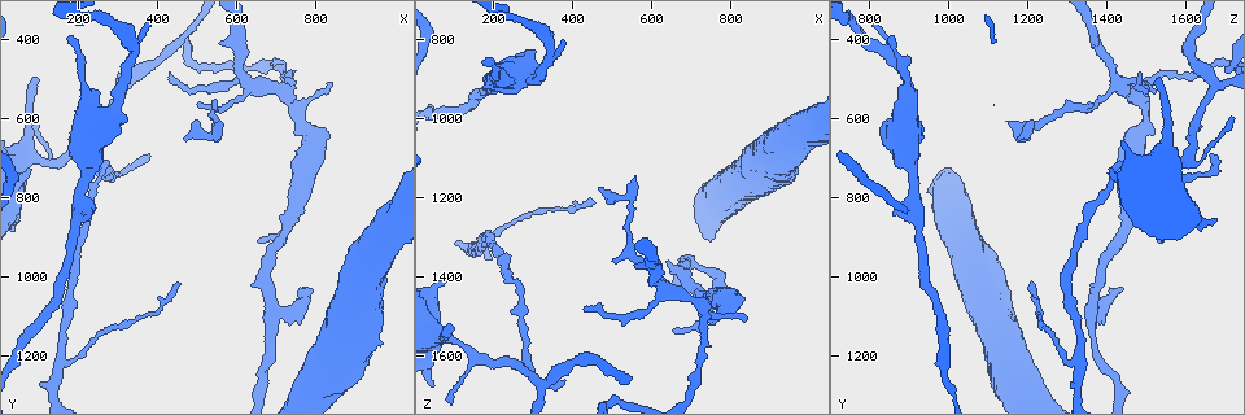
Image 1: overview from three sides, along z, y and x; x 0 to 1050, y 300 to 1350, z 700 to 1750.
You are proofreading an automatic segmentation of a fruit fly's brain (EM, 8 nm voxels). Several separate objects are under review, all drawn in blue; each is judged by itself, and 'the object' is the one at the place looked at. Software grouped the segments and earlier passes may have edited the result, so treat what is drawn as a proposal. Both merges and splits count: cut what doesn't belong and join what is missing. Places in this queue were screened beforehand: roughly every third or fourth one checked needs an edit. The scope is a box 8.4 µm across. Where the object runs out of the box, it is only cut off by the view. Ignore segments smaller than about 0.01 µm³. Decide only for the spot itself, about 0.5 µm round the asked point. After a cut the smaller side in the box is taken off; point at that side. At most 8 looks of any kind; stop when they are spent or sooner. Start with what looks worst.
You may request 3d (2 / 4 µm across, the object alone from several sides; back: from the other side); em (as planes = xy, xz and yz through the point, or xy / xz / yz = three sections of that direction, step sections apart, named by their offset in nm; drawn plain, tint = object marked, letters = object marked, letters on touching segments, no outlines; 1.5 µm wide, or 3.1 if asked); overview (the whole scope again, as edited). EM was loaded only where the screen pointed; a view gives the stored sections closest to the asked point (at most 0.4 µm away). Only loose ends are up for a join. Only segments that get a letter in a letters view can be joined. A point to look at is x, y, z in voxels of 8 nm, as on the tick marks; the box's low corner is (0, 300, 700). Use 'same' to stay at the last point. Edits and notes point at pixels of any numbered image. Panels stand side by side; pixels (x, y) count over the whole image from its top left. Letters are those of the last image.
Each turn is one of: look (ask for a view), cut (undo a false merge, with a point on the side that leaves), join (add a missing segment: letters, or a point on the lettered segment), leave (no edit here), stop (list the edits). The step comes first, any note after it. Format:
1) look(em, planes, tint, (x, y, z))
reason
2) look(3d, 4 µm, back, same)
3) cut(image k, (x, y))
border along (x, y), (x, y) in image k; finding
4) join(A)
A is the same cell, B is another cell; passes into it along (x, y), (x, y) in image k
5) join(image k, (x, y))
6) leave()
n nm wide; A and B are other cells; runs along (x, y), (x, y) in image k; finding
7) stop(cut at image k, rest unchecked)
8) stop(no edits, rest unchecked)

look(em, xz, step 8, tint, (315, 505, 1675))

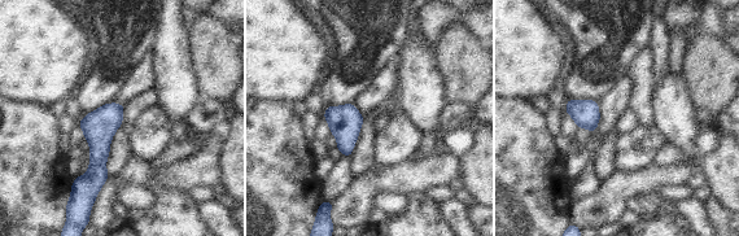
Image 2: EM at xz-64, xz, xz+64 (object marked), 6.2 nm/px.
look(em, planes, tint, same)
cut it another way

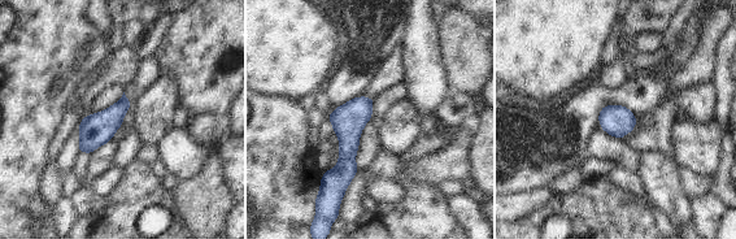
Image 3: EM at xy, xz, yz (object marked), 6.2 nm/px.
look(em, planes, letters, same)
what lies round it

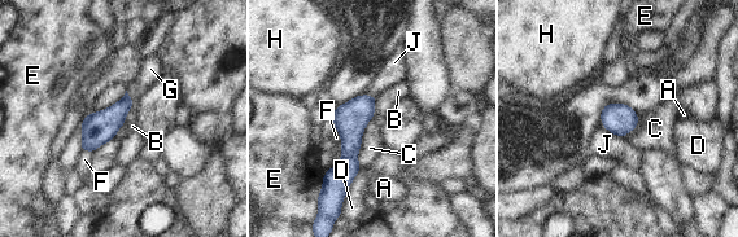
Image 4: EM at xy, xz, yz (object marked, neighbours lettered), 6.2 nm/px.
leave()
A, B, C, D, E, F, G, H and J are other cells; runs along (372, 100), (332, 191) in image 4; continuous, no second neuron

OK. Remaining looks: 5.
look(3d, 4 µm, (735, 535, 1480))
three-way junction

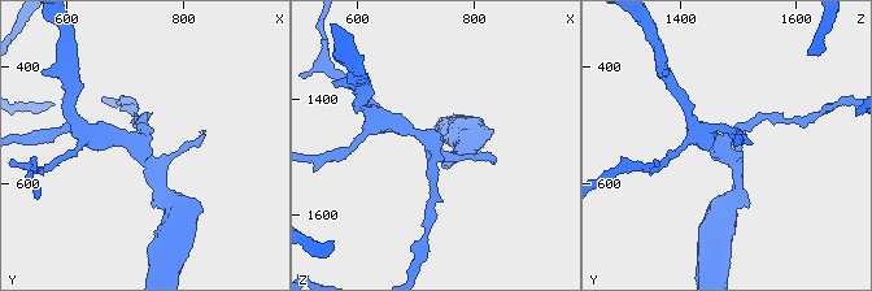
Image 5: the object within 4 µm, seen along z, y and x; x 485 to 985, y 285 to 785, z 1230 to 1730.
look(em, planes, tint, (725, 530, 1480))
3 arms; need the tissue

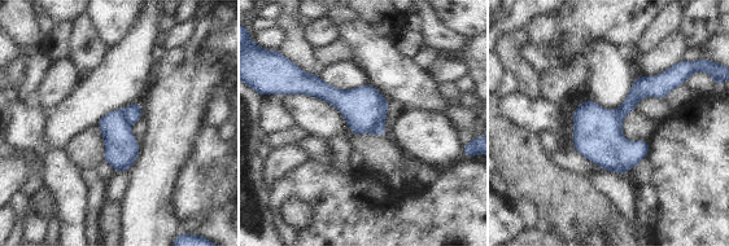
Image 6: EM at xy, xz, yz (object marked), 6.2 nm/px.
look(em, planes, letters, same)
what lies round it

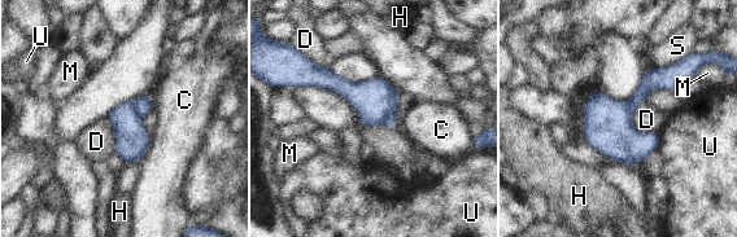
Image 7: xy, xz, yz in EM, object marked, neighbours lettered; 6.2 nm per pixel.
cut(image 7, (389, 121))
S touches over 260 nm; C, D, H, M, S and U are other cells; the part that leaves runs along (688, 74), (655, 79), (632, 105) in image 7; a second neuron is stuck on

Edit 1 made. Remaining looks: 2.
look(em, planes, tint, (95, 500, 1535))
thin end

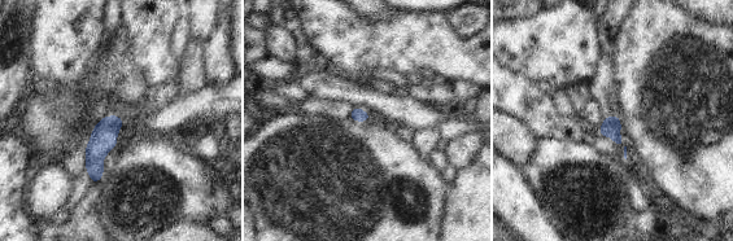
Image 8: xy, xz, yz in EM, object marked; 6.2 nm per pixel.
look(em, planes, letters, same)
what lies round it

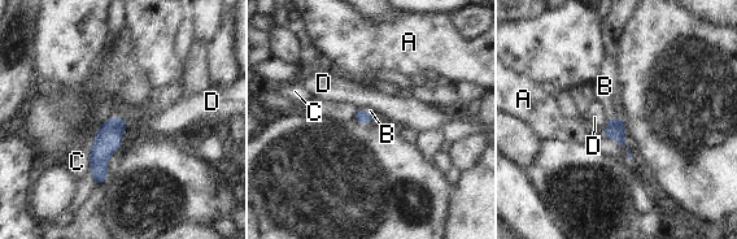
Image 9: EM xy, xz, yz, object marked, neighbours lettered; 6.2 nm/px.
join(B)
B is the same cell, A, C and D are other cells; the neuron continues

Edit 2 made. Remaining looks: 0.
stop(cut at image 7, join at image 9, rest unchecked)

